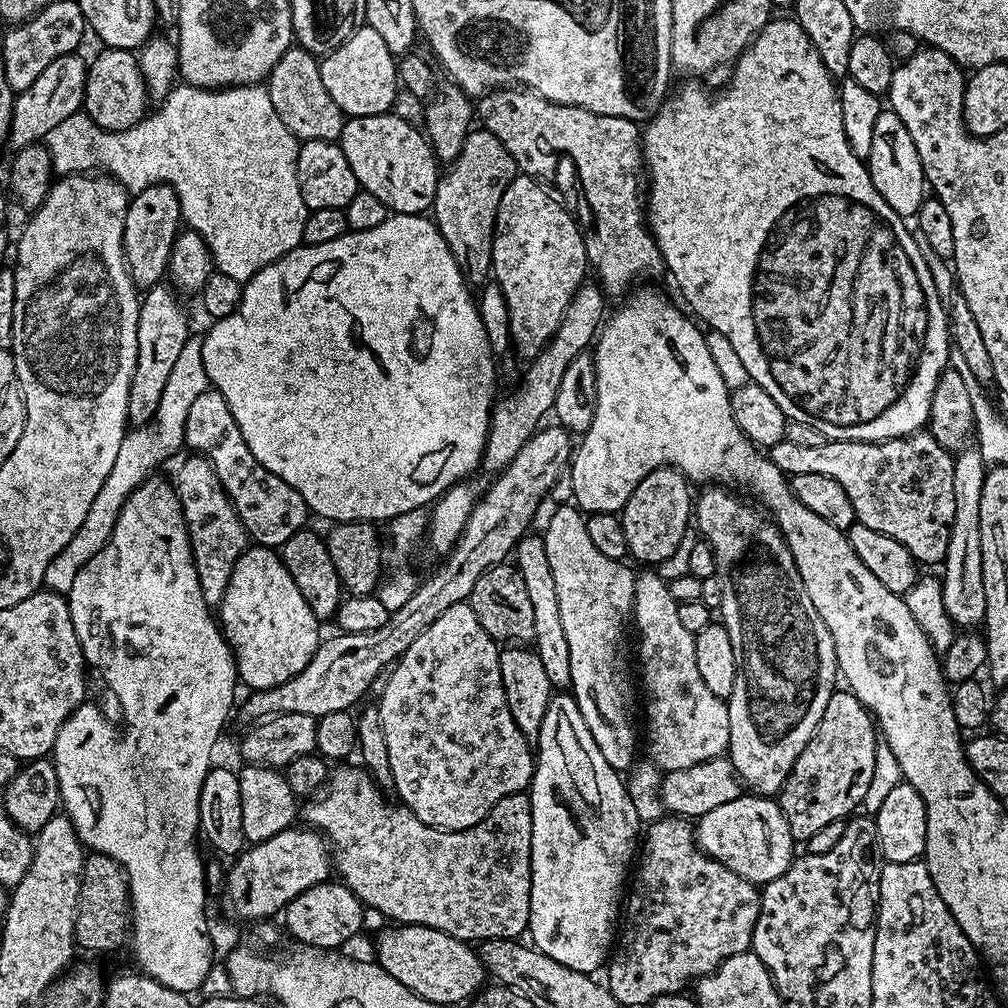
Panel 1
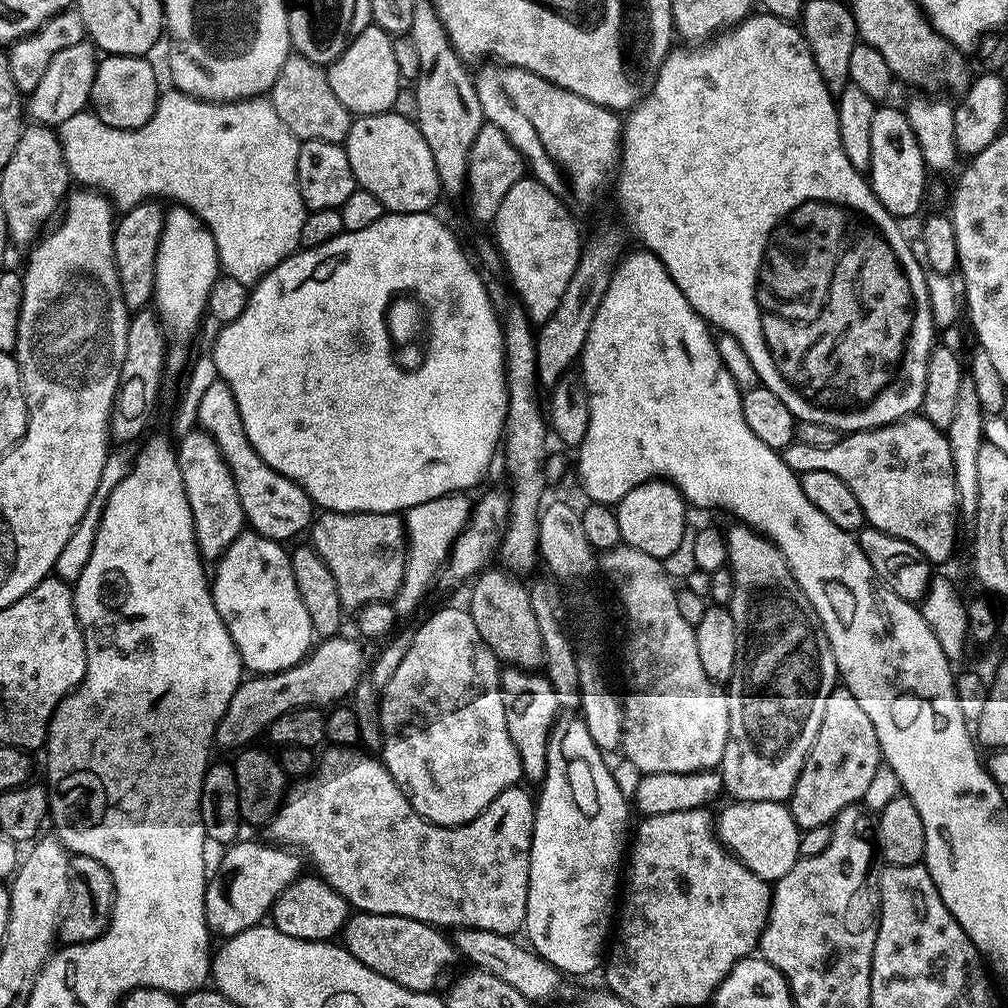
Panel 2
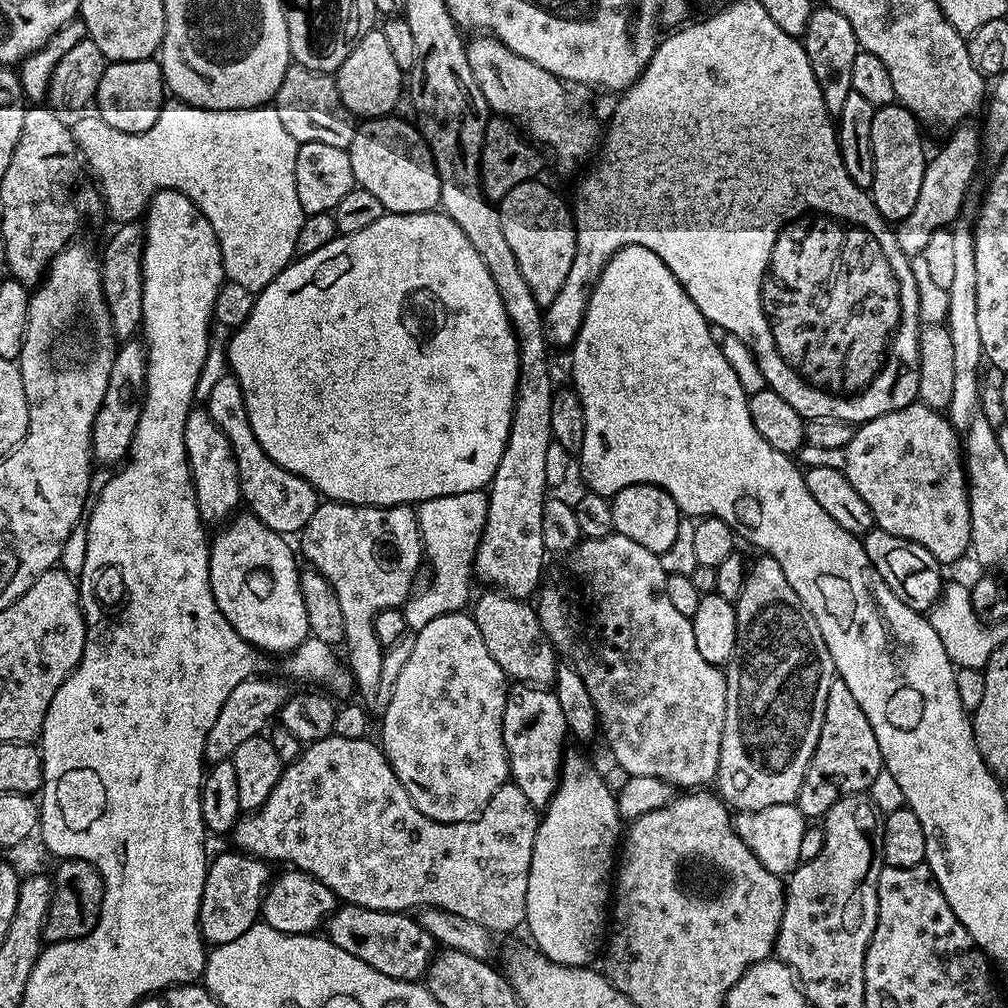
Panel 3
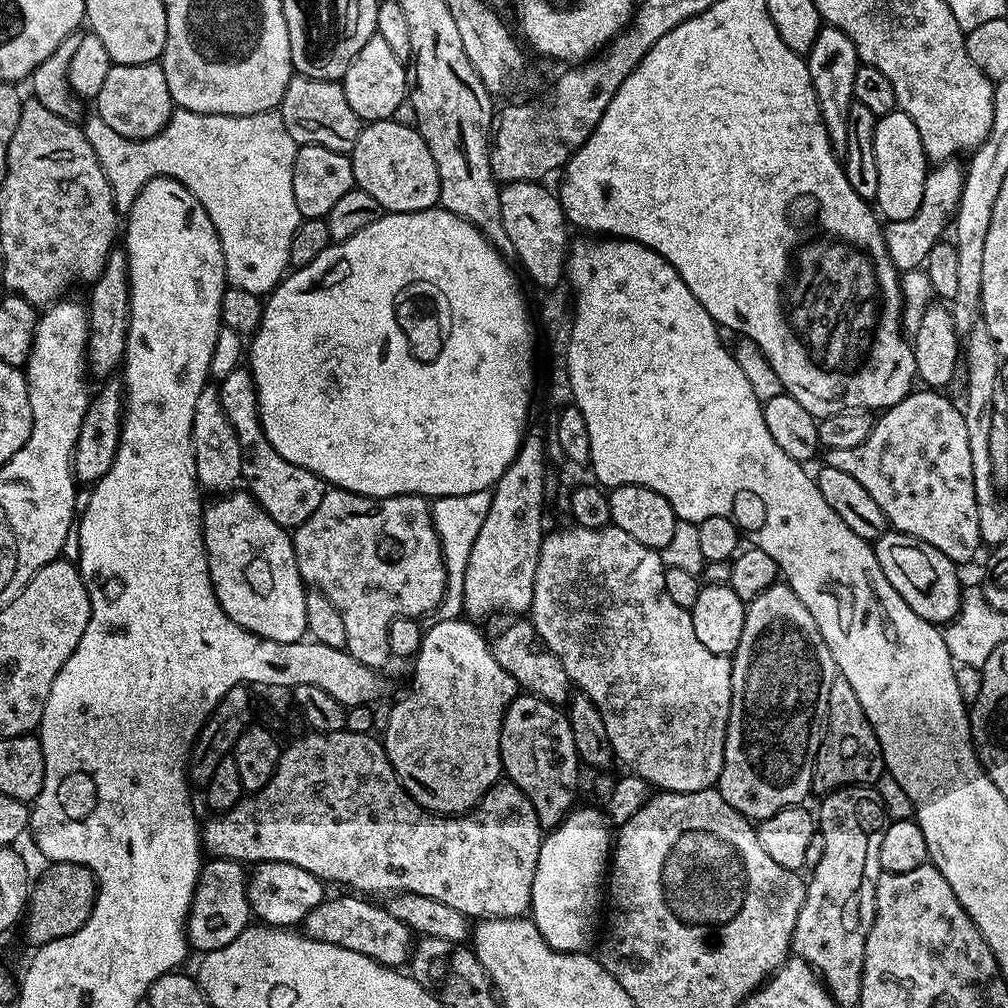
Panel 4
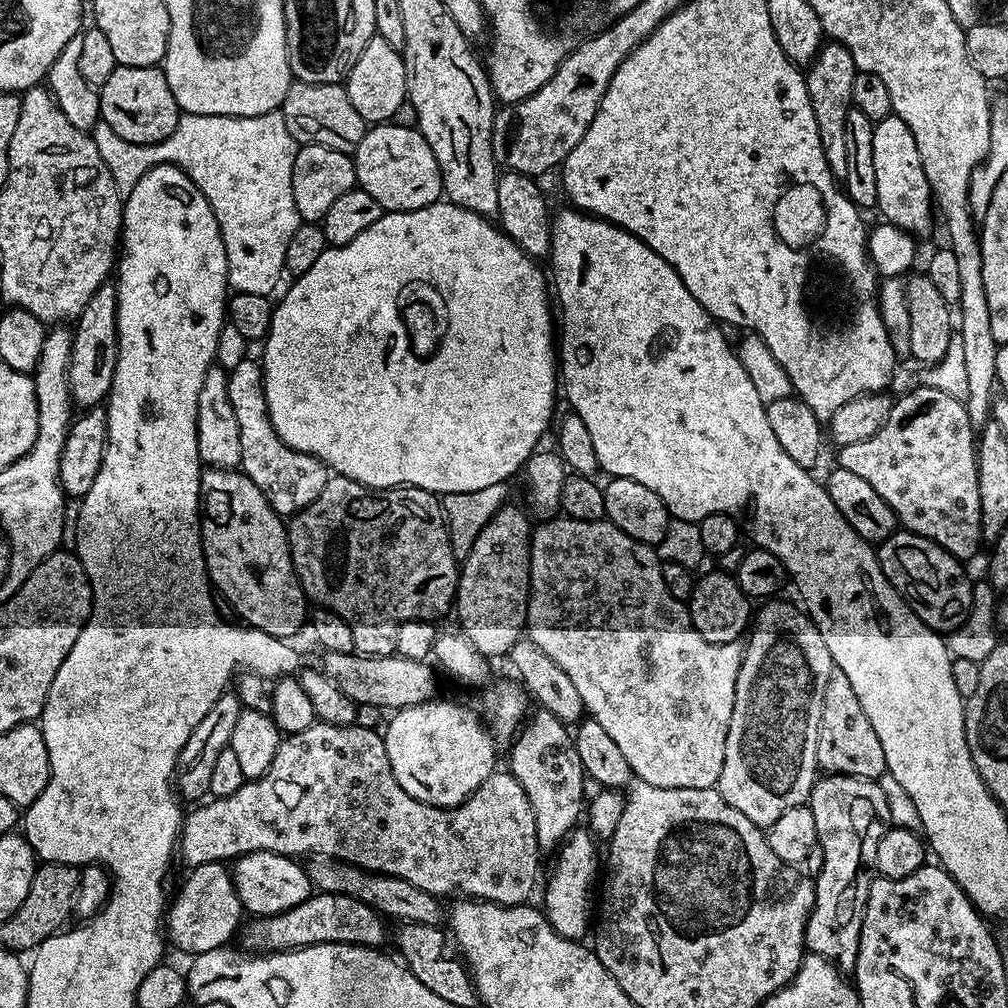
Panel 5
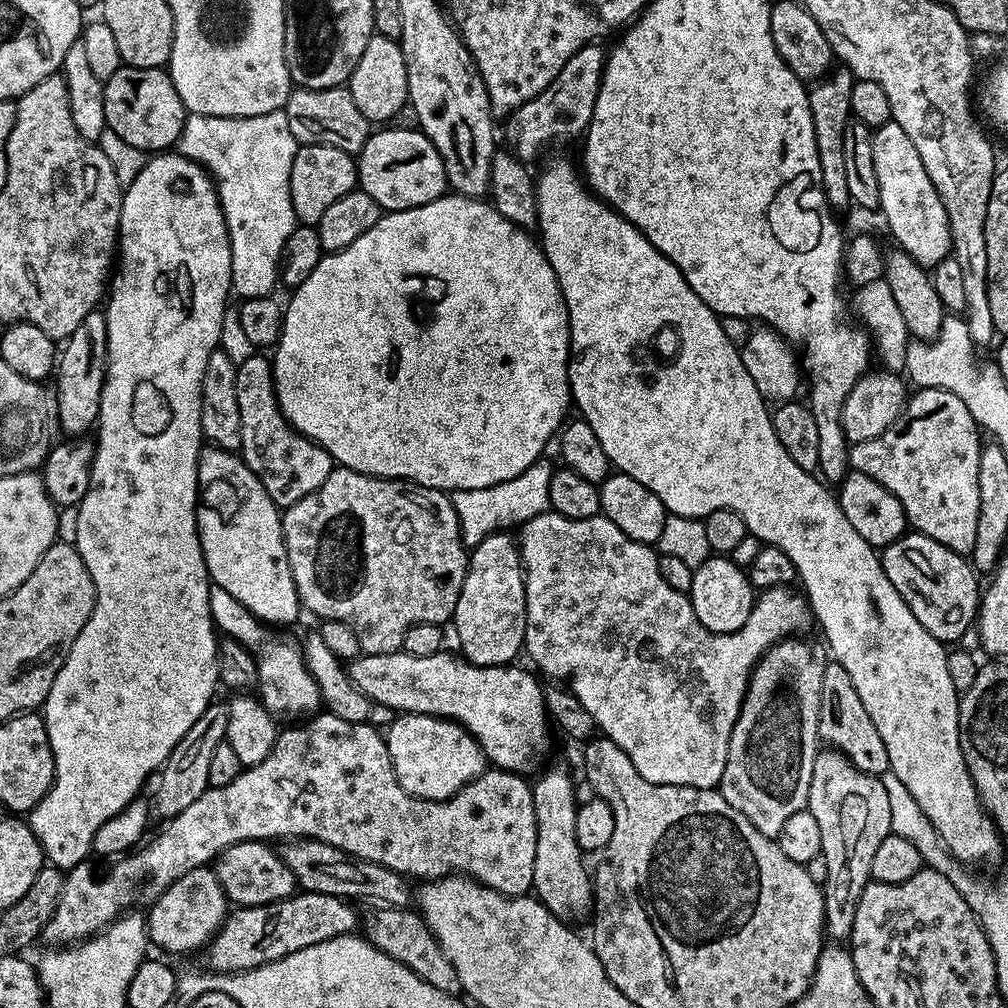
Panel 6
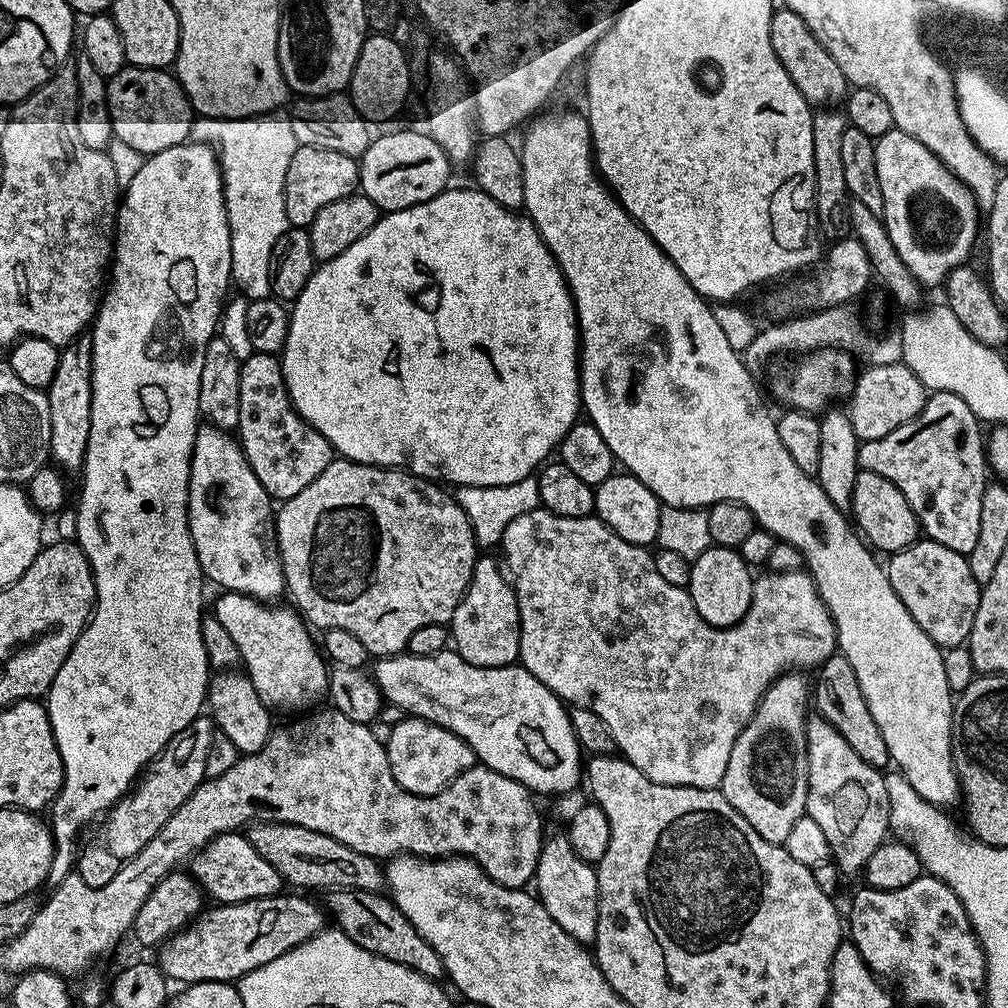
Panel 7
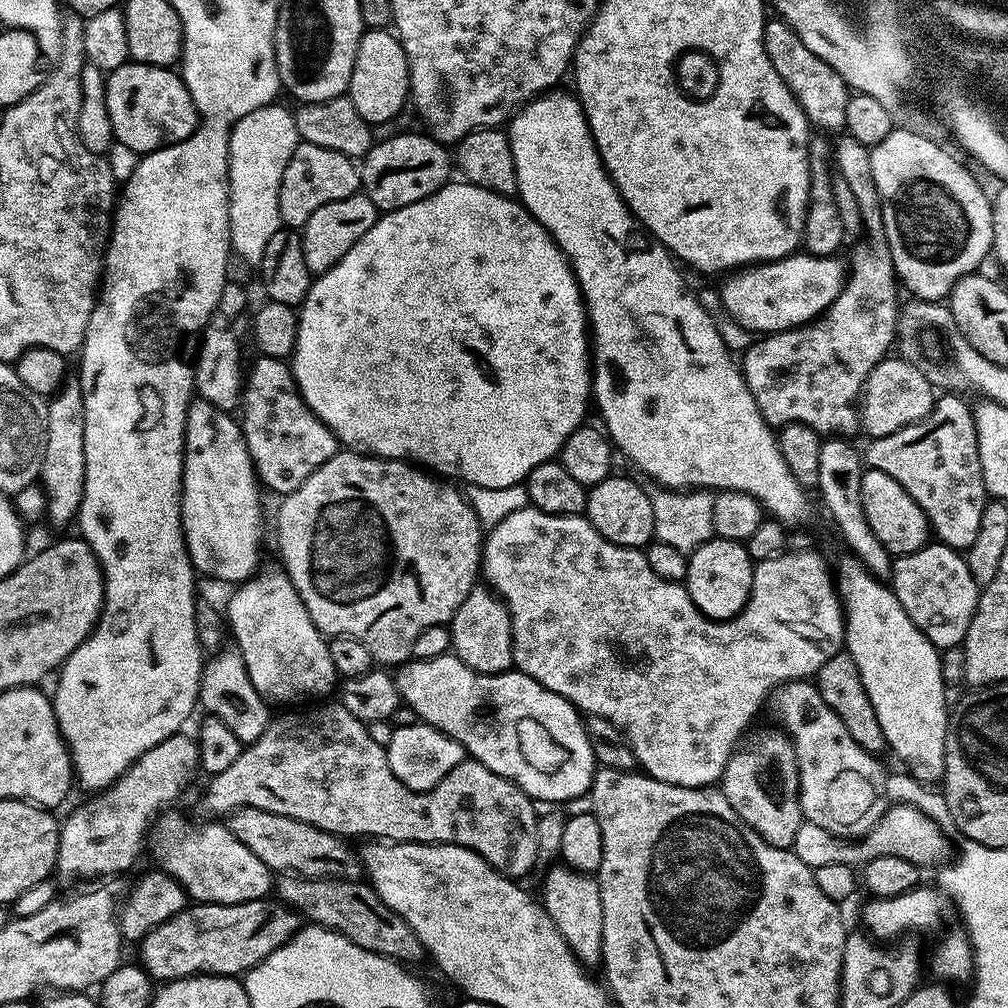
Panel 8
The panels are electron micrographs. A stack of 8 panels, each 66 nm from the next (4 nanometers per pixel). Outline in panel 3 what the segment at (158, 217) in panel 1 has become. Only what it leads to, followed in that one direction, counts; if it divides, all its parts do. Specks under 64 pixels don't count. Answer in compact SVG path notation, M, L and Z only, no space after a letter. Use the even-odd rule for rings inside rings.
M139 223L122 224L115 229L116 233L104 244L104 252L99 253L102 290L106 306L110 310L112 329L117 341L133 339L141 327L142 316L142 228Z

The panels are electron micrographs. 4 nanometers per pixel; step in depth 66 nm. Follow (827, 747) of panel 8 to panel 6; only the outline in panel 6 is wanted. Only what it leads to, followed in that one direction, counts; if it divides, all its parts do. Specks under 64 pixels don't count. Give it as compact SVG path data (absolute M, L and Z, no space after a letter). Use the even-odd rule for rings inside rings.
M820 750L816 753L812 785L808 795L807 811L814 814L814 822L818 822L820 835L820 855L826 862L826 882L824 889L824 930L833 941L844 942L851 937L854 926L854 910L858 906L858 898L862 898L862 890L872 879L870 865L874 862L874 854L882 838L890 835L890 802L886 799L886 790L882 782L875 776L868 776L855 768L846 757L835 750Z

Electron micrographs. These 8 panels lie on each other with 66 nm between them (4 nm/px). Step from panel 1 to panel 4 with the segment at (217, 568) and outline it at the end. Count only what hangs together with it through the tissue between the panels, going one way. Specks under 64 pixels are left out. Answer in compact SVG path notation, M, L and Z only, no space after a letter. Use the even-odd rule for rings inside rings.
M215 383L205 384L202 394L198 394L198 402L194 405L192 445L196 478L201 489L208 491L209 488L212 494L224 494L241 483L242 446L238 434L234 434L234 426L230 426L230 418L226 418L226 410L222 410L220 390Z

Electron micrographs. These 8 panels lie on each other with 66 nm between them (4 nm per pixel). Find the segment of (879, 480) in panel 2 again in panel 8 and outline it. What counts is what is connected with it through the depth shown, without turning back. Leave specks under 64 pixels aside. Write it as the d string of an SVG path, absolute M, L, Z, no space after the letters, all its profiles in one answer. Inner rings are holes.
M956 394L937 399L922 419L894 434L872 440L862 456L868 468L890 474L926 514L935 539L949 548L967 550L978 535L982 512L989 499L978 458L978 434L973 409Z

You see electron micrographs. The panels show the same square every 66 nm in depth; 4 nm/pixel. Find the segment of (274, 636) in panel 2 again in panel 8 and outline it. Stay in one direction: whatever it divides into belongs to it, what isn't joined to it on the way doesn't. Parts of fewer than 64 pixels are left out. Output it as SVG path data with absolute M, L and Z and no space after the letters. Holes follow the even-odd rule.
M193 399L184 431L180 513L192 567L201 577L213 576L236 586L257 575L261 567L260 543L264 540L260 492L262 485L250 458L243 428L229 413L210 406L205 400Z

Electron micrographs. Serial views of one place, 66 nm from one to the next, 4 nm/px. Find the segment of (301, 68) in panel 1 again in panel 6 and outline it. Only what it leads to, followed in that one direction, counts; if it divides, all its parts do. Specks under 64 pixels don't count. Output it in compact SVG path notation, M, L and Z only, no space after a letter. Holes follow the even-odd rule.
M341 86L338 88L323 88L314 90L313 88L293 87L292 93L288 95L282 111L286 114L286 119L290 122L290 134L294 134L297 145L317 144L318 146L338 146L338 150L346 150L353 154L358 154L364 148L370 135L370 121L358 110L358 102L354 102L351 87Z

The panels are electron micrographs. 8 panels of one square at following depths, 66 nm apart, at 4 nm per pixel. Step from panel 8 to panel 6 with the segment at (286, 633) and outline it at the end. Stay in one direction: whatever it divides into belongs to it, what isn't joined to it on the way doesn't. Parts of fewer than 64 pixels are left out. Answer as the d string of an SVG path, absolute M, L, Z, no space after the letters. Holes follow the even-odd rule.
M215 586L210 587L210 614L217 629L225 637L237 640L256 657L260 675L258 699L277 722L296 722L301 718L311 718L321 711L322 701L318 684L314 682L304 664L304 653L297 641L295 644L292 640L279 640L272 633L275 631L257 616L250 614L250 610L246 610L246 606L238 602L238 598Z

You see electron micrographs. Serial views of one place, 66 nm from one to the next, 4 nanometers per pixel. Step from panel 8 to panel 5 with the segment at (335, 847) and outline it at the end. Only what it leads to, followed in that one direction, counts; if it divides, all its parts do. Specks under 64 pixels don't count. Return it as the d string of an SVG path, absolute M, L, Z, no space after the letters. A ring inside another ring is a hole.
M324 856L309 859L306 867L313 889L358 898L358 902L366 902L366 906L370 906L389 921L439 925L445 919L445 905L440 905L443 903L437 897L414 886L414 882L406 878L394 878L383 876L380 872L368 872L365 868L356 867L355 864L344 864L340 860L327 860Z

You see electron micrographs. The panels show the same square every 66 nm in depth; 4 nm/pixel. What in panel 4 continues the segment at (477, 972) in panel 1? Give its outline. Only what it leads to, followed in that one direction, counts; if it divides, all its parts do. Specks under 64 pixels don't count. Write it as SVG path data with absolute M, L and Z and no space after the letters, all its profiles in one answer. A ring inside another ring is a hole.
M360 894L344 895L348 896L329 895L321 904L314 906L314 910L310 910L303 920L303 935L311 940L354 950L354 954L366 954L366 958L377 960L387 968L407 965L414 947L413 932L398 922L398 918L394 918L387 907L380 905L379 908L376 902Z

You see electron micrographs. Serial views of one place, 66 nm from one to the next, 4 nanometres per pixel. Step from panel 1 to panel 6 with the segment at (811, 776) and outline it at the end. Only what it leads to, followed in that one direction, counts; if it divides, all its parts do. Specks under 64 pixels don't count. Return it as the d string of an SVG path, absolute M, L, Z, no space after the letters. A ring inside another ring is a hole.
M835 662L825 663L822 674L822 698L820 699L820 735L825 745L843 754L858 770L868 776L877 778L889 771L886 742L882 742L882 734L878 734L878 726L866 714L866 706L862 706L862 698L858 698L858 690L854 690L854 681L846 674L846 666Z

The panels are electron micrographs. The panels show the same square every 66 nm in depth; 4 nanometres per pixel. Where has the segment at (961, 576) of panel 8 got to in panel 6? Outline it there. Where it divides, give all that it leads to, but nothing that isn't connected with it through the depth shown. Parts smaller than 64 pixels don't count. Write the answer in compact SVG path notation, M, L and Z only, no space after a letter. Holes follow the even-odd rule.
M912 530L899 536L892 544L887 544L882 550L880 561L886 570L886 578L890 578L890 586L902 594L914 618L926 626L934 639L959 642L962 634L975 625L980 610L982 584L976 581L976 569L961 553Z

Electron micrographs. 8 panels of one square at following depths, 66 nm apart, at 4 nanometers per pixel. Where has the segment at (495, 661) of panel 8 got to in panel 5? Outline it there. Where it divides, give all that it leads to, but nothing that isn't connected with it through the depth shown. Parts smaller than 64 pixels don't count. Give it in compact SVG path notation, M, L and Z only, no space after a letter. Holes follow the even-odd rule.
M515 502L503 504L494 514L494 518L490 518L490 522L486 522L486 526L482 526L482 534L478 534L478 538L474 538L474 546L470 546L470 554L466 554L462 558L459 565L460 577L456 583L456 598L454 601L454 616L456 612L456 620L459 631L470 642L470 646L474 646L474 650L478 650L478 654L482 654L485 658L493 658L492 656L507 657L508 652L519 640L525 635L526 625L528 622L528 595L530 594L530 546L532 545L533 521L528 521L529 513L519 508Z

